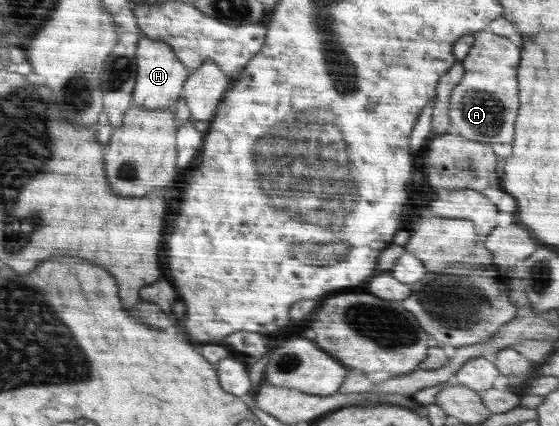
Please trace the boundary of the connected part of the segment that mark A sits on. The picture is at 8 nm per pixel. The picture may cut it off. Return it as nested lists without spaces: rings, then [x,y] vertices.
[[[487,29],[473,34],[474,45],[461,61],[464,74],[450,92],[448,117],[452,133],[482,143],[506,143],[514,137],[514,121],[518,115],[518,65],[522,50],[516,42]]]

